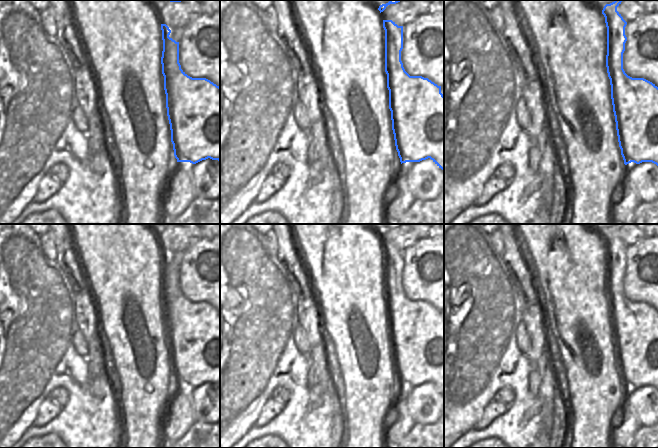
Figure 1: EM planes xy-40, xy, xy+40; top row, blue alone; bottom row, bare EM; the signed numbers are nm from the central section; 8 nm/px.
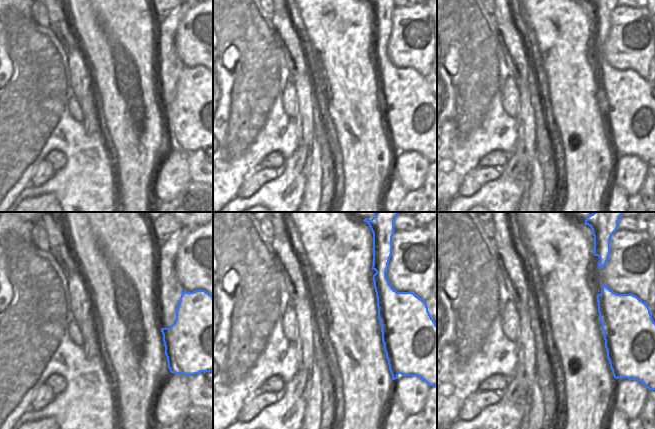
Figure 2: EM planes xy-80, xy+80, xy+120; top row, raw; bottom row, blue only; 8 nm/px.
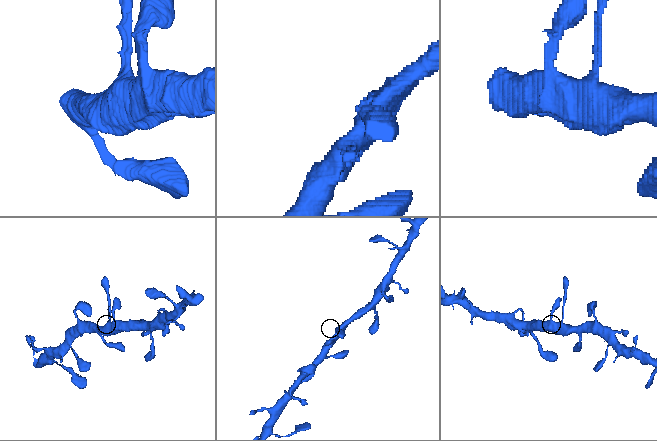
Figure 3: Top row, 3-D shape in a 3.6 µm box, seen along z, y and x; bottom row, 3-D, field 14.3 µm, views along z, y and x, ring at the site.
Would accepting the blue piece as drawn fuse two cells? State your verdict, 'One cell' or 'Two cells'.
One cell

